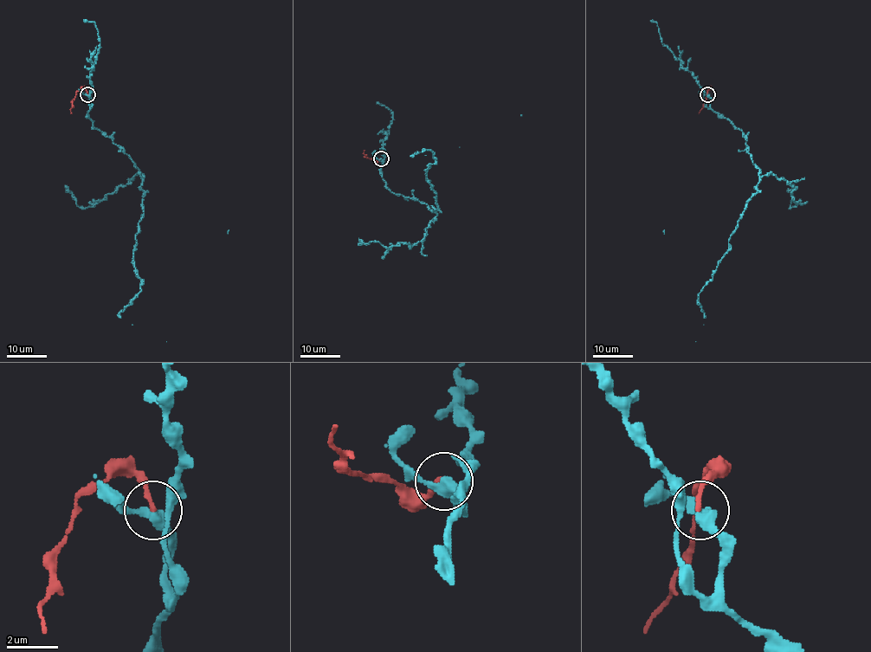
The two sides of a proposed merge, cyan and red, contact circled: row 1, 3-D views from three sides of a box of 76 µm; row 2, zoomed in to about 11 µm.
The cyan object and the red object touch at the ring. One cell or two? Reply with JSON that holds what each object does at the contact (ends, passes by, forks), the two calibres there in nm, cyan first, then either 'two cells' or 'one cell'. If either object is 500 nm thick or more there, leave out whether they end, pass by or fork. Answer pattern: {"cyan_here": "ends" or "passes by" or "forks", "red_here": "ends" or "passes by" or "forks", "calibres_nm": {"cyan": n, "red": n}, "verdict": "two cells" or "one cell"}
{"cyan_here": "forks", "red_here": "ends", "calibres_nm": {"cyan": 320, "red": 170}, "verdict": "two cells"}

